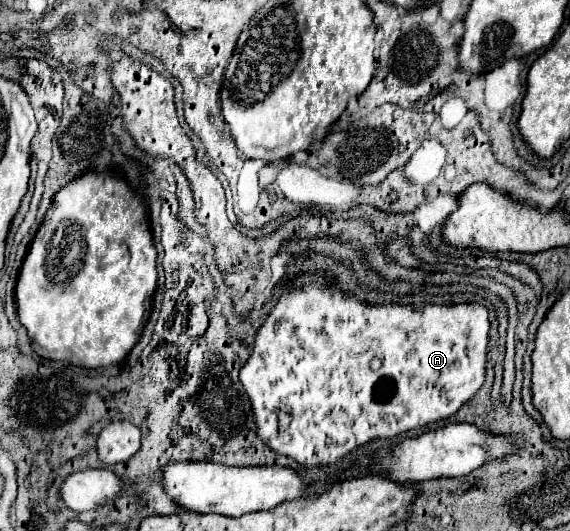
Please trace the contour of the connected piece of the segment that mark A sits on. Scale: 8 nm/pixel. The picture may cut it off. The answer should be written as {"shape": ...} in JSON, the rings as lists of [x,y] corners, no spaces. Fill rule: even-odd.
{"shape":[[[326,271],[294,273],[288,281],[284,281],[282,295],[280,295],[278,303],[272,307],[272,311],[268,313],[262,327],[256,331],[256,341],[254,341],[252,353],[240,369],[240,381],[246,389],[248,401],[252,405],[256,437],[260,441],[264,441],[264,445],[270,451],[274,451],[276,455],[286,455],[286,457],[294,459],[298,465],[302,465],[304,469],[320,469],[320,467],[336,465],[344,455],[348,455],[356,447],[362,447],[376,439],[390,439],[394,435],[412,431],[416,427],[426,427],[440,419],[448,419],[464,403],[474,399],[478,389],[484,385],[486,357],[488,357],[488,331],[490,331],[488,309],[478,303],[460,303],[460,305],[432,305],[432,303],[422,305],[420,303],[420,307],[392,305],[392,303],[376,305],[376,303],[364,303],[364,301],[350,297],[350,293],[344,291],[334,279],[328,279]],[[374,359],[380,363],[378,369],[372,369]]]}

